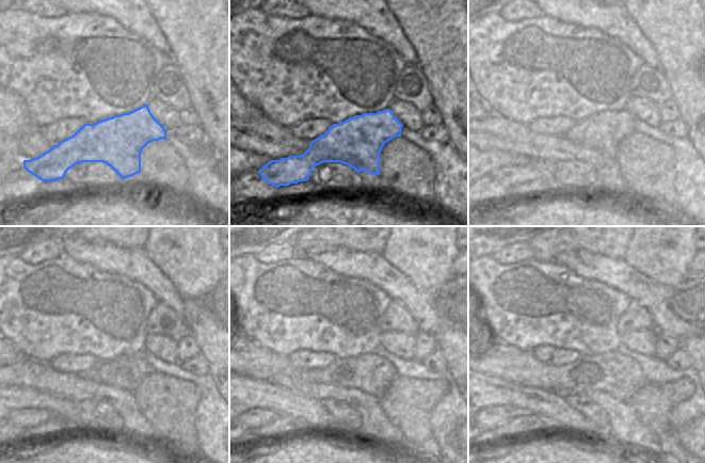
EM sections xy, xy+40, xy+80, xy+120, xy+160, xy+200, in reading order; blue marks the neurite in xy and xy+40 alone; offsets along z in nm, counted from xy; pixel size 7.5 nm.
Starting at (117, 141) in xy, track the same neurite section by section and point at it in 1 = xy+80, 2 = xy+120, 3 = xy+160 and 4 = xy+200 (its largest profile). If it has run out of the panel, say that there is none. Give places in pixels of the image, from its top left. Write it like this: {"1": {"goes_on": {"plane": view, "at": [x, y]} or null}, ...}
{"1": {"goes_on": {"plane": "xy+80", "at": [604, 131]}}, "2": {"goes_on": {"plane": "xy+120", "at": [22, 418]}}, "3": {"goes_on": {"plane": "xy+160", "at": [254, 419]}}, "4": {"goes_on": {"plane": "xy+200", "at": [490, 418]}}}

